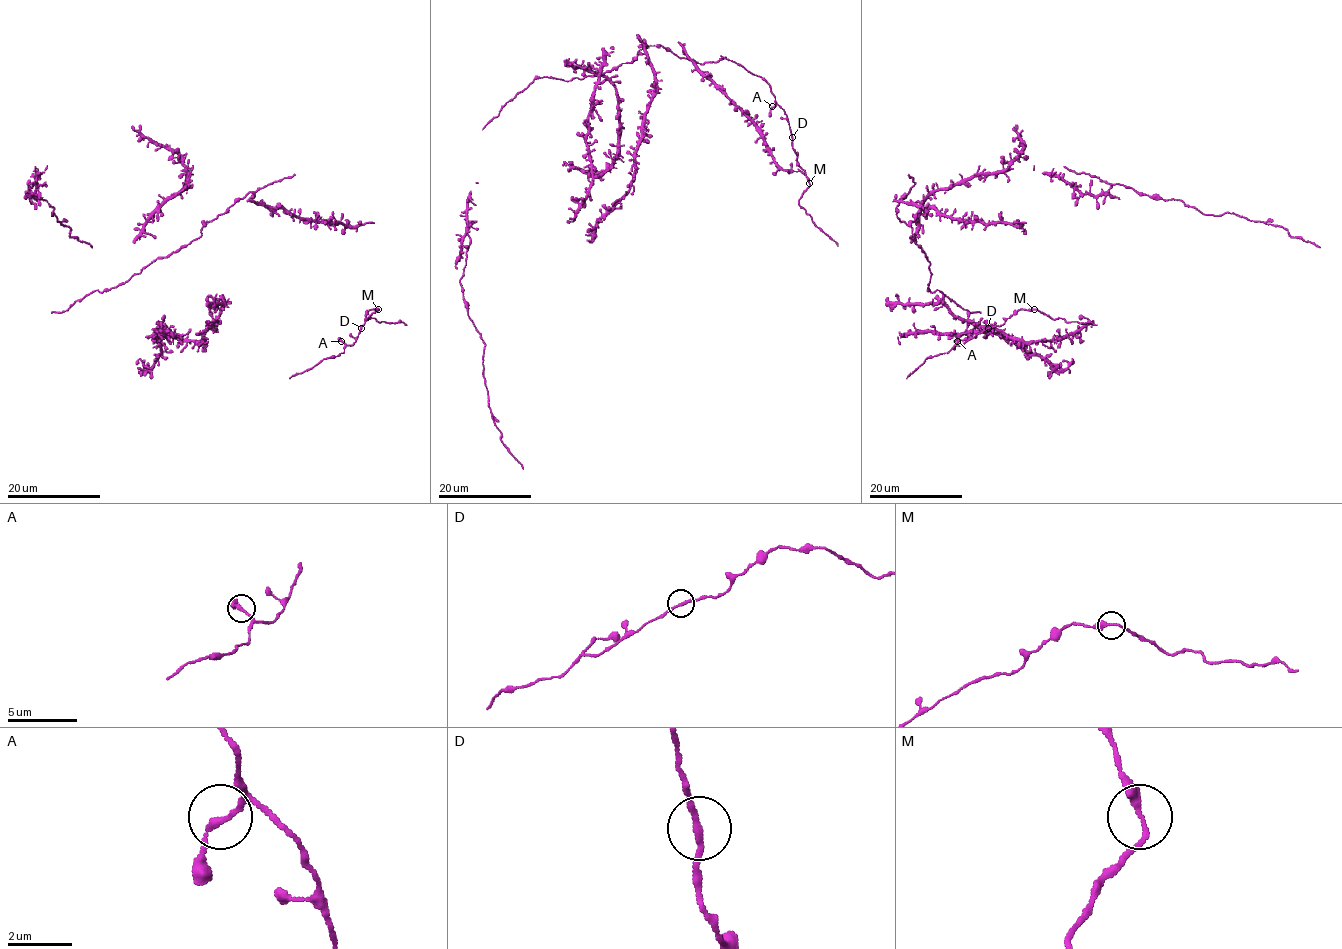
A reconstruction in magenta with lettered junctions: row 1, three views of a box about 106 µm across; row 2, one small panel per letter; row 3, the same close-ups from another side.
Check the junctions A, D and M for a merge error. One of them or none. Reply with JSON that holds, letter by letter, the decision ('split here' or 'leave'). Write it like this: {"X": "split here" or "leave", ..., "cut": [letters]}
{"A": "leave", "D": "leave", "M": "leave", "cut": []}

